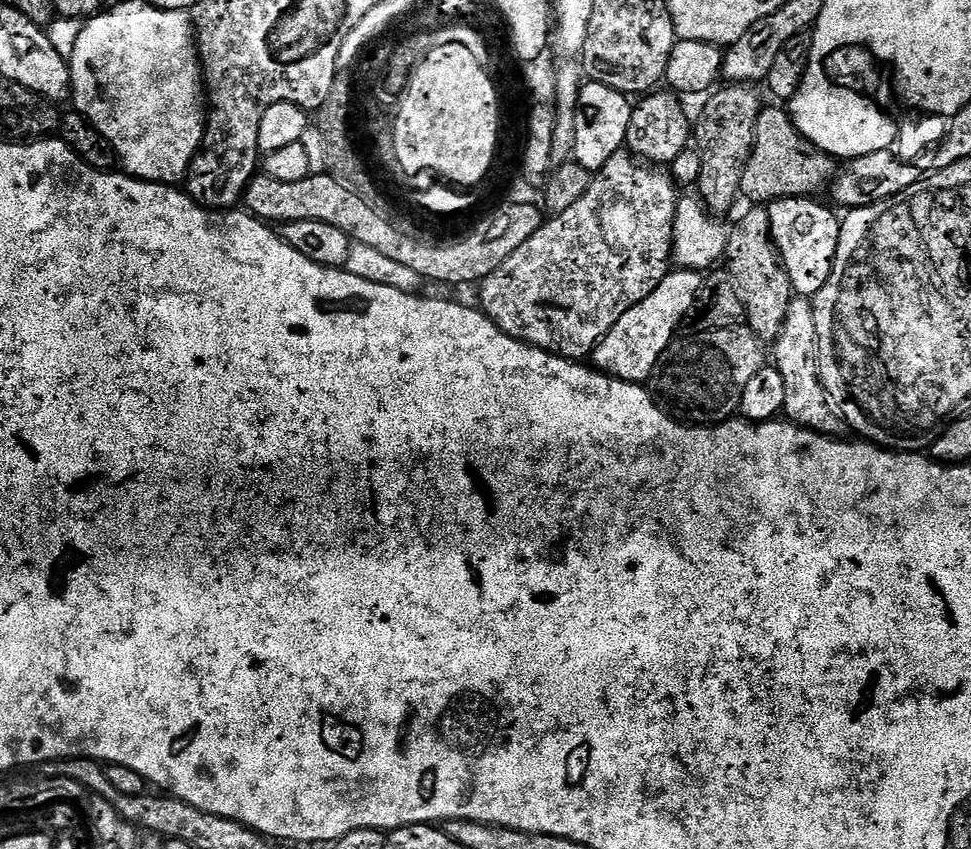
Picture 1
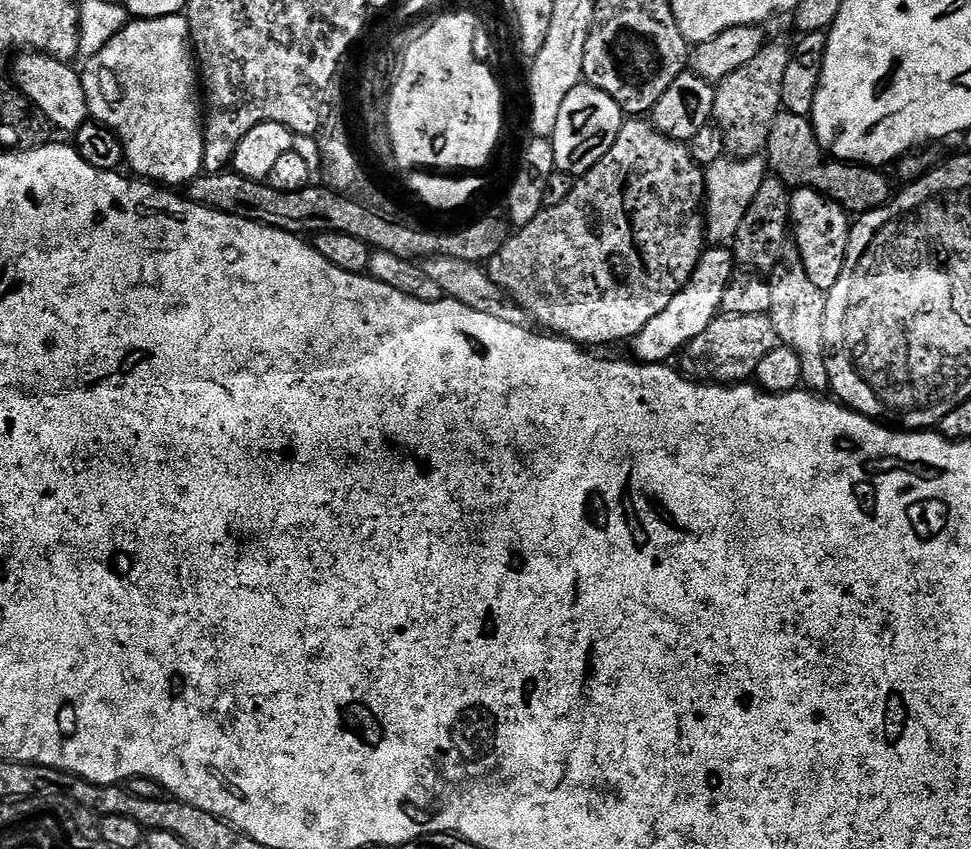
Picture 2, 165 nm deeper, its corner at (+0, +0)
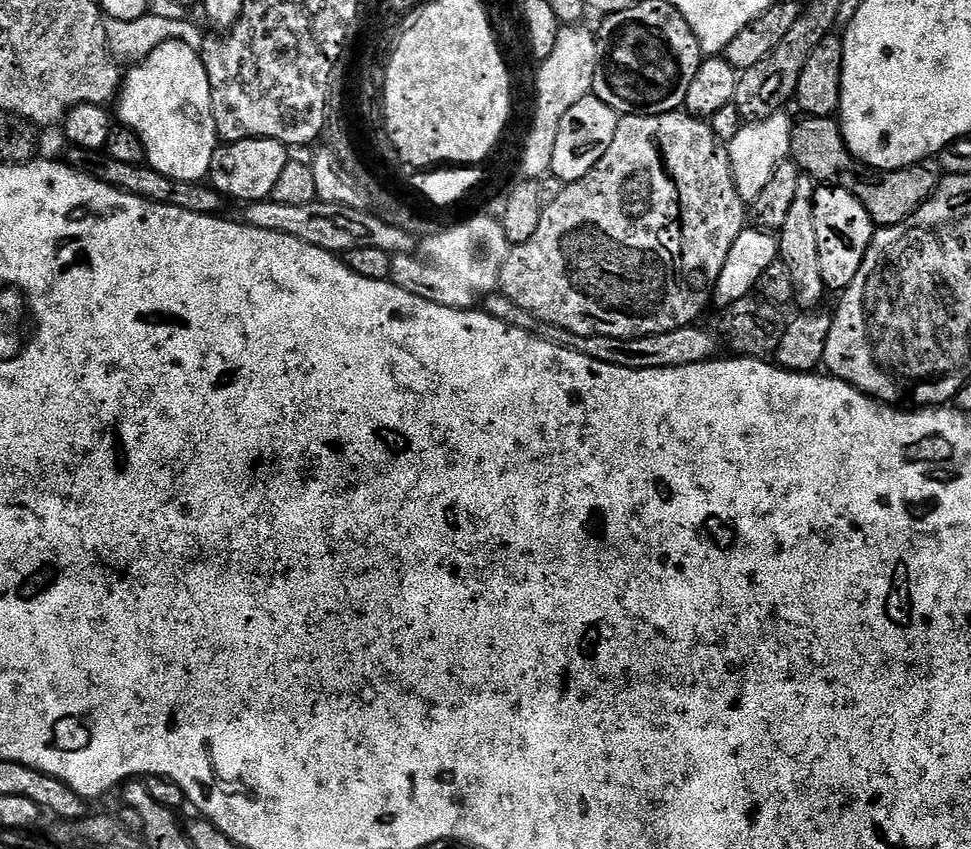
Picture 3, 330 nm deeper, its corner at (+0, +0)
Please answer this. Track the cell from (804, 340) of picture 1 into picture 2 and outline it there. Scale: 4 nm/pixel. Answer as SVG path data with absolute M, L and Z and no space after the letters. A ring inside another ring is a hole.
M792 250L770 273L770 310L767 316L774 322L777 341L783 347L794 350L800 359L800 378L809 392L824 394L829 391L828 371L824 356L826 338L826 293L814 286L806 266L800 260L799 252Z

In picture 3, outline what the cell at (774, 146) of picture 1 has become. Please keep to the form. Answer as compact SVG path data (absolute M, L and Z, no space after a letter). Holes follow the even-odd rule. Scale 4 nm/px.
M804 116L797 119L792 126L790 146L790 158L803 175L811 176L821 185L841 188L854 194L854 198L866 206L872 223L877 226L903 224L932 196L938 183L938 176L928 166L883 172L881 168L870 168L860 163L846 146L839 123L830 116Z

